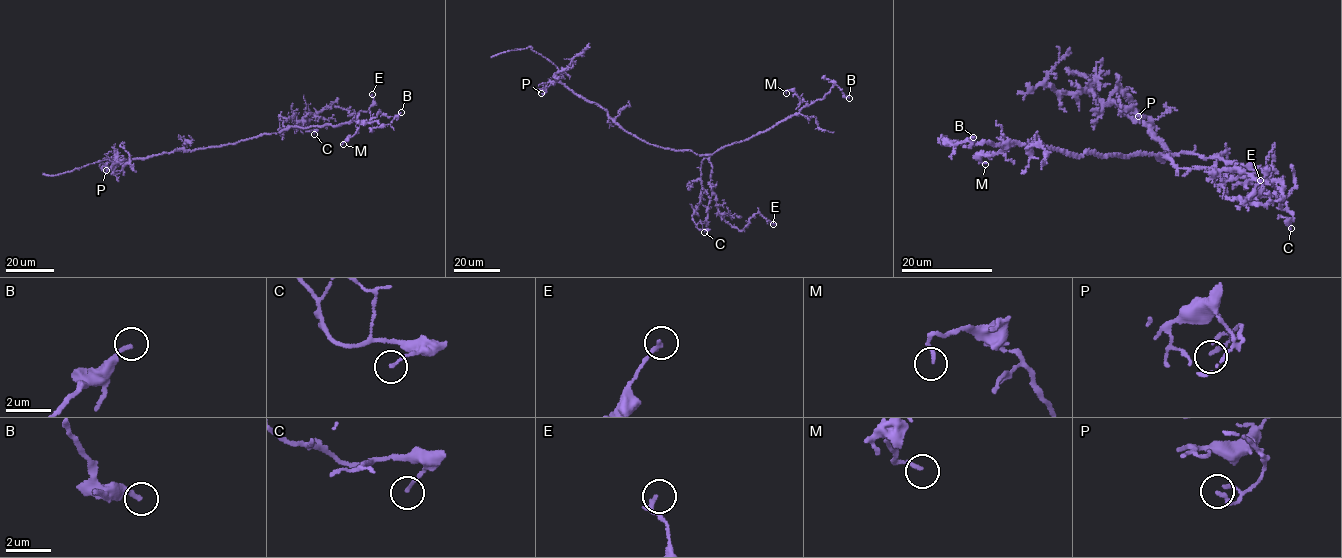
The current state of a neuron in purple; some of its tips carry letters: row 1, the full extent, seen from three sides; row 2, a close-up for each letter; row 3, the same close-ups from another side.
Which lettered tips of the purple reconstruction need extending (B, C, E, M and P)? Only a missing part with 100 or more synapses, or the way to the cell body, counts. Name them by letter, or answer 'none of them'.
none of them

